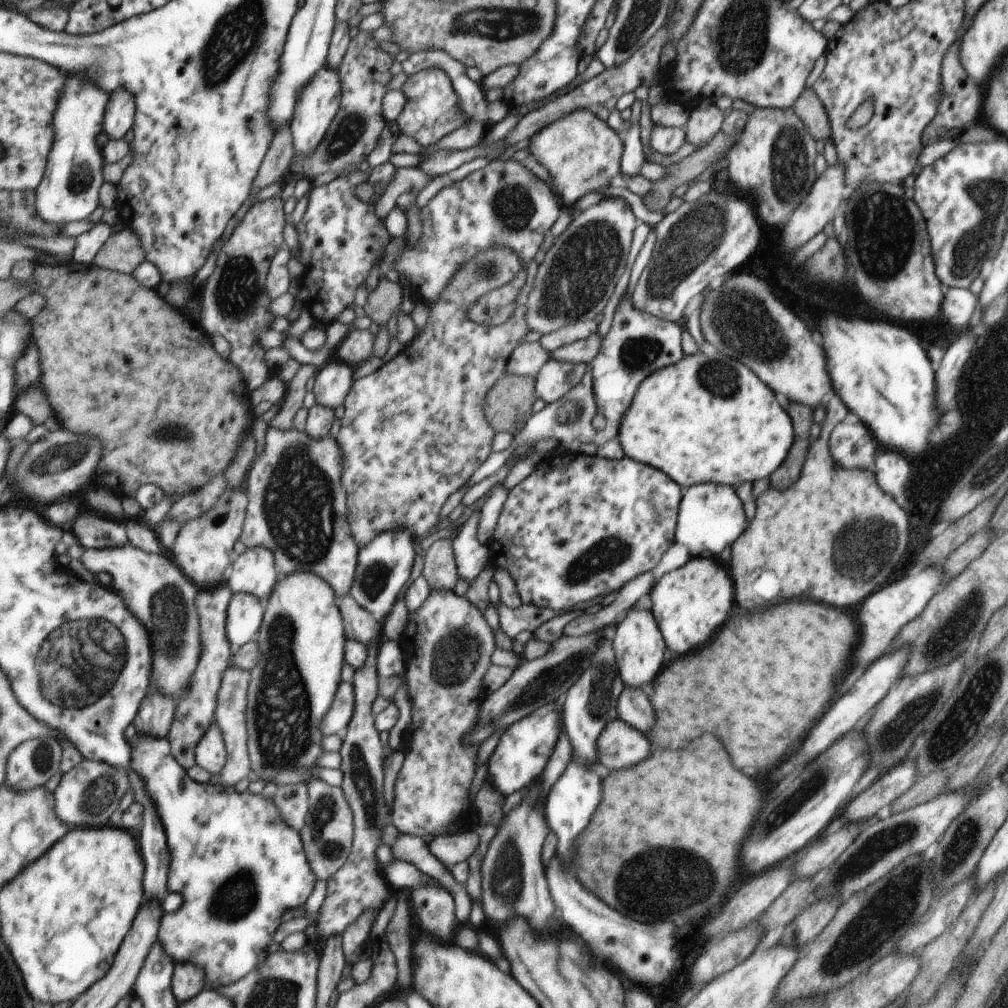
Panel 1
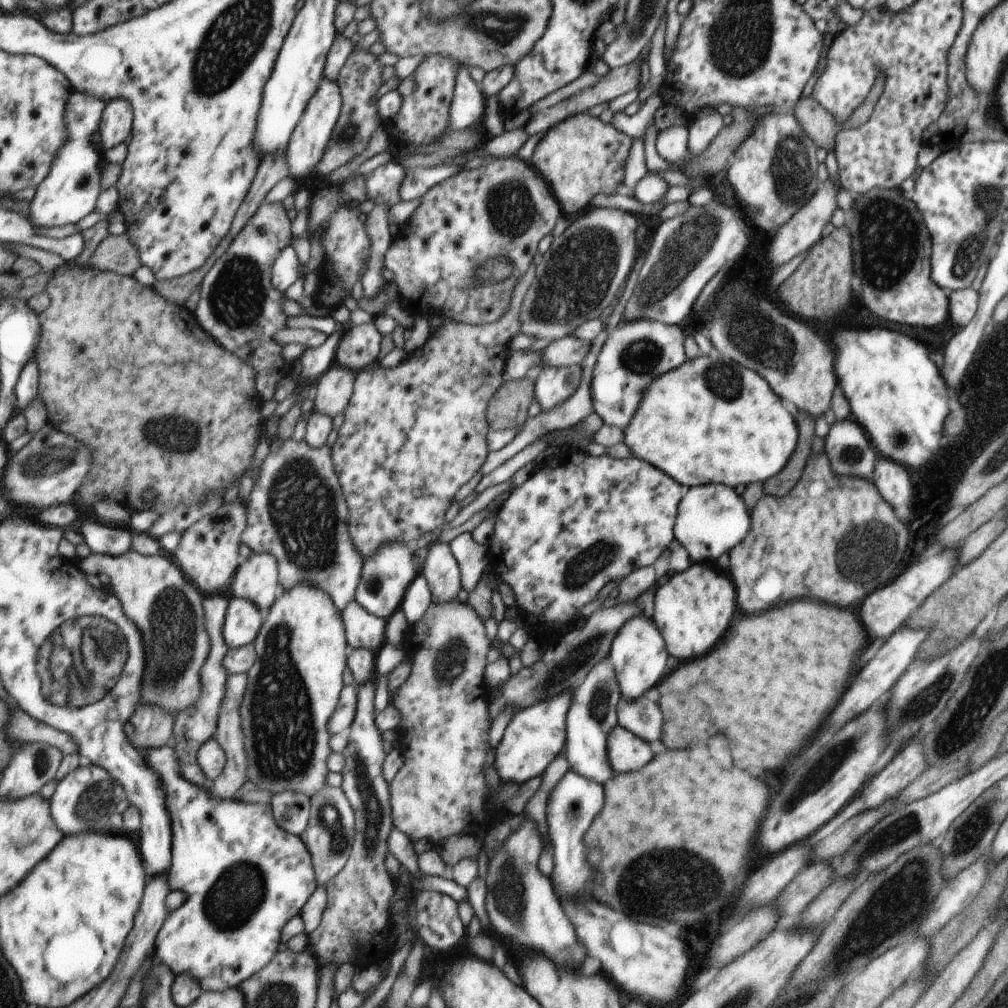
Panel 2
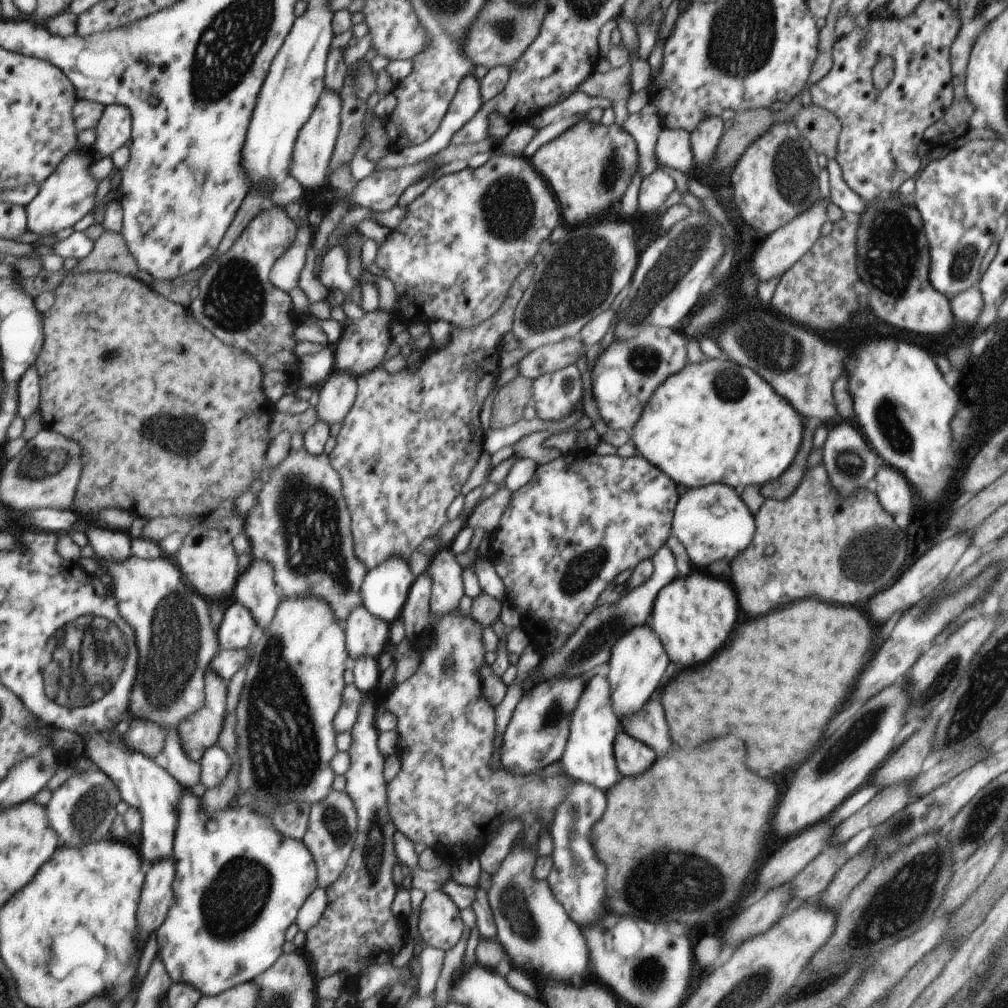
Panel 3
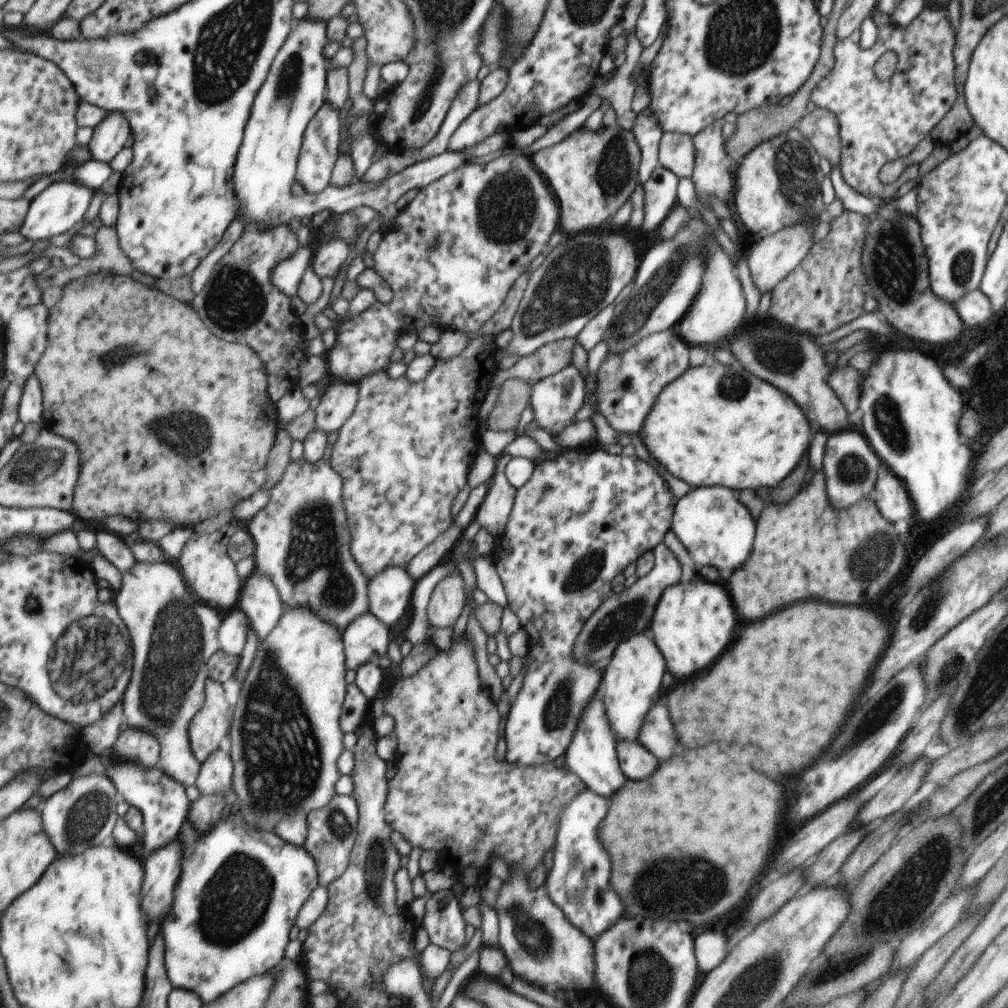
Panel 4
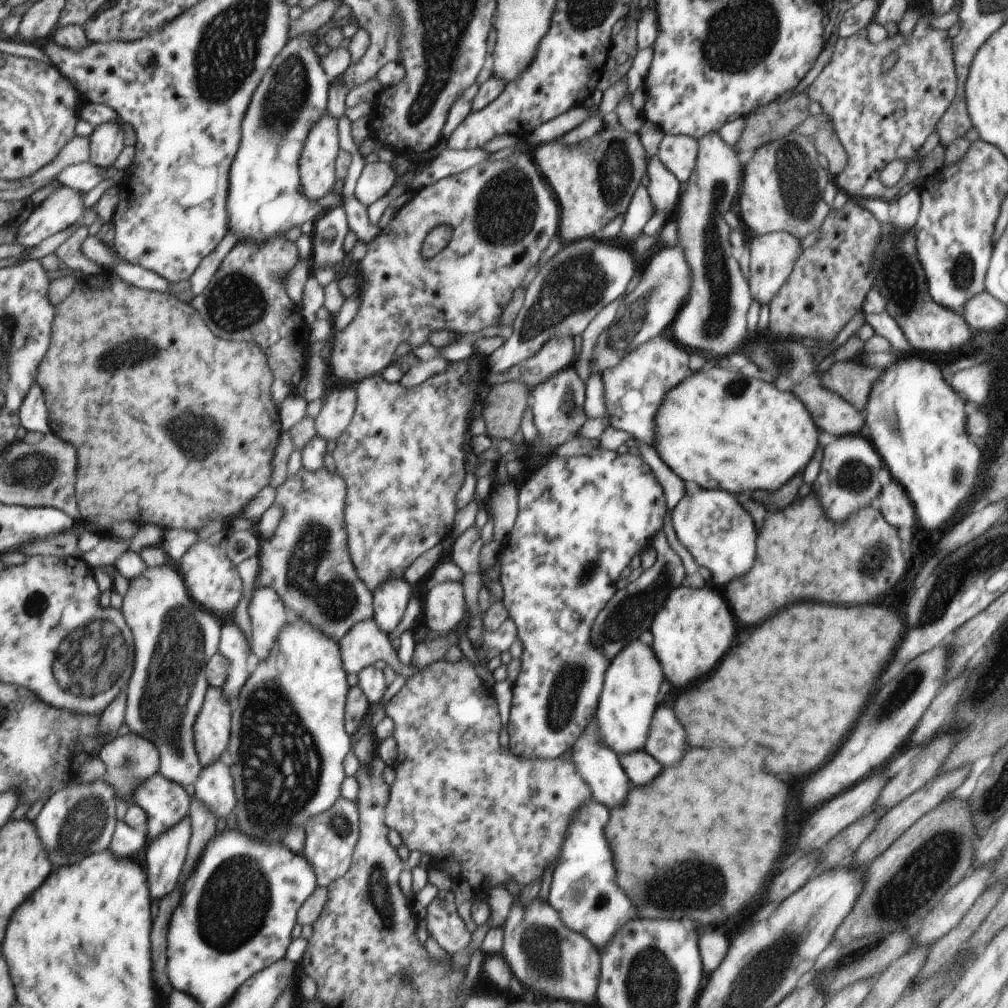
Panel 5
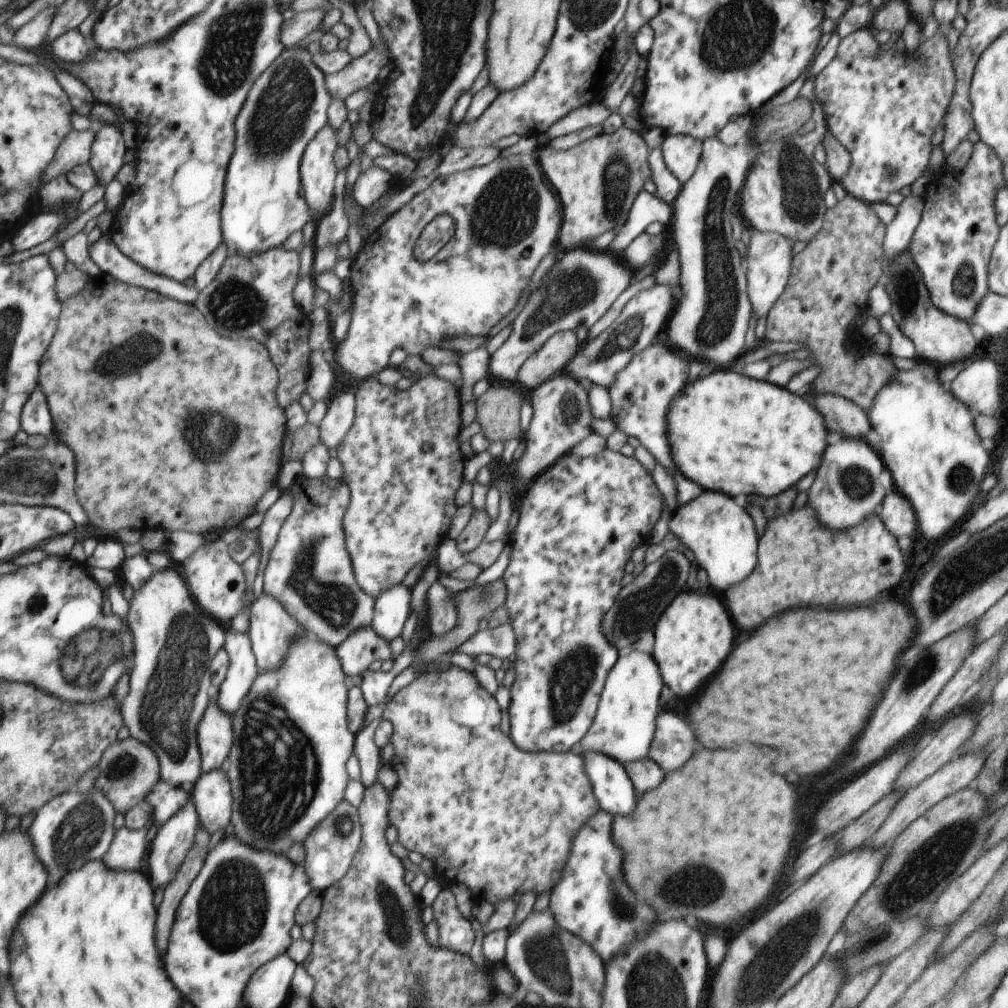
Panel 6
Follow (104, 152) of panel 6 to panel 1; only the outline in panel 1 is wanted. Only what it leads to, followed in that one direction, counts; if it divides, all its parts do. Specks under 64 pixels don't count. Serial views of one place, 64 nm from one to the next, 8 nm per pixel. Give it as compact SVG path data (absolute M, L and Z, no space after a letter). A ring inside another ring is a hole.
M122 88L112 94L104 123L105 132L110 140L120 140L128 136L128 132L135 127L138 107L136 94L132 94L130 90Z

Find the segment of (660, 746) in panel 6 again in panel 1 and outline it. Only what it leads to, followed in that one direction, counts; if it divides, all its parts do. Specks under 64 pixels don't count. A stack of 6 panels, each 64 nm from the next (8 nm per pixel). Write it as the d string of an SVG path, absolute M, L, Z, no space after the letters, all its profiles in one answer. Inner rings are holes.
M650 686L644 688L623 688L616 702L617 718L626 722L626 724L640 730L642 734L648 734L654 724L656 724L656 716L654 716L654 708L650 702Z

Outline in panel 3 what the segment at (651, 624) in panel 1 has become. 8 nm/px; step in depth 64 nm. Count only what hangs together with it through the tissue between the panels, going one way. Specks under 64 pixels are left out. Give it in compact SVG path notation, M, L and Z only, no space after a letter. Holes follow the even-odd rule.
M644 624L624 632L622 638L612 646L608 682L612 684L612 704L620 722L640 712L644 704L650 700L650 694L656 692L662 684L664 672L670 662L658 638L655 630Z

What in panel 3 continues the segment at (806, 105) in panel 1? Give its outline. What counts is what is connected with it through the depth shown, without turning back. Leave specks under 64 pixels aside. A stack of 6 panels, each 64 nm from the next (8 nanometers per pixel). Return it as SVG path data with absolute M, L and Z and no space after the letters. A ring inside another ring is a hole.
M812 103L802 106L793 120L816 152L825 154L828 159L835 158L842 124L833 112Z

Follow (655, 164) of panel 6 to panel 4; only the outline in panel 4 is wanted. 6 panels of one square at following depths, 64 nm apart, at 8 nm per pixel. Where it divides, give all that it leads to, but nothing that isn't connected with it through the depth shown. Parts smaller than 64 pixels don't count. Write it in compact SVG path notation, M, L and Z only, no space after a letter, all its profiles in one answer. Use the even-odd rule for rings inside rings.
M658 167L642 185L644 188L643 231L656 230L668 216L670 210L678 204L676 188L678 177L667 168Z

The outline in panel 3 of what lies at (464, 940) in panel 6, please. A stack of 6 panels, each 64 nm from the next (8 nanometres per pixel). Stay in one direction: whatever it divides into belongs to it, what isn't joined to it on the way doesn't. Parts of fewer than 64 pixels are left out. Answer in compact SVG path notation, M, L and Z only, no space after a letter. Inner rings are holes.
M434 891L425 893L420 904L418 928L428 946L446 952L460 942L465 924L452 898L444 891Z

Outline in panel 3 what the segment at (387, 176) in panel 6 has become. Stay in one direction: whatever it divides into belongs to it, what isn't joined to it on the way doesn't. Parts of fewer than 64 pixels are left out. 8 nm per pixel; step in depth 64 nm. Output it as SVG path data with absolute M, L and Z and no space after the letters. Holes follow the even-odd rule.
M473 74L464 76L464 79L460 80L459 90L456 92L454 102L451 103L451 110L448 111L446 118L443 119L443 127L440 128L439 131L436 131L435 134L428 139L427 143L413 145L410 147L409 151L405 149L395 150L391 148L390 152L386 154L386 156L376 162L375 170L400 168L400 166L409 164L409 162L419 163L428 160L428 158L432 158L432 156L436 156L438 152L442 152L442 150L451 143L452 136L454 136L454 134L456 134L456 132L458 132L466 122L470 122L470 120L476 116L476 112L482 108L485 100L481 96L479 81L480 80L476 79Z

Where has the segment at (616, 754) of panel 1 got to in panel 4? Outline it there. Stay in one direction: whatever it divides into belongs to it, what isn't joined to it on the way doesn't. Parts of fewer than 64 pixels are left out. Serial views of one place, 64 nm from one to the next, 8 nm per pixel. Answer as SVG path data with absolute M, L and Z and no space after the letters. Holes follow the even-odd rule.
M639 741L616 743L618 762L628 780L644 780L658 768L658 760Z

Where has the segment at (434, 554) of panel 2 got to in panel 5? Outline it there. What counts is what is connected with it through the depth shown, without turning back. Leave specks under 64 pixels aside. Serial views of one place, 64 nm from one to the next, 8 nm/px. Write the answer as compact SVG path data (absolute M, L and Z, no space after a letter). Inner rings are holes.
M448 581L436 584L424 597L425 624L432 635L454 629L466 613L463 584Z

